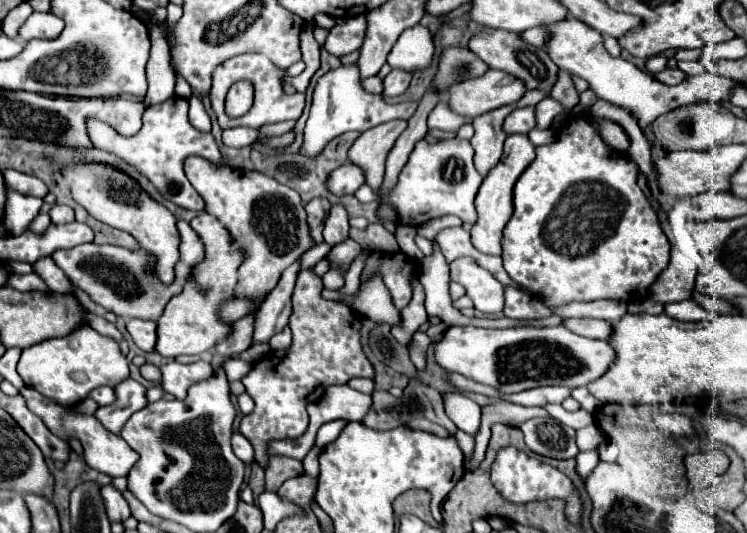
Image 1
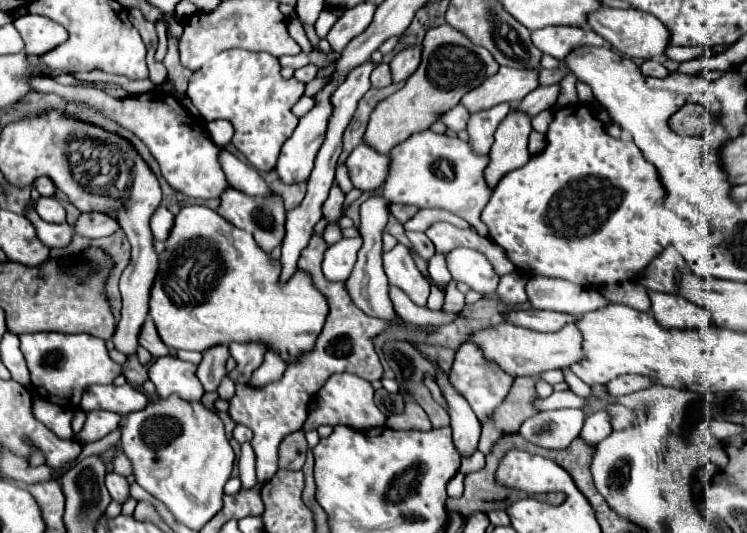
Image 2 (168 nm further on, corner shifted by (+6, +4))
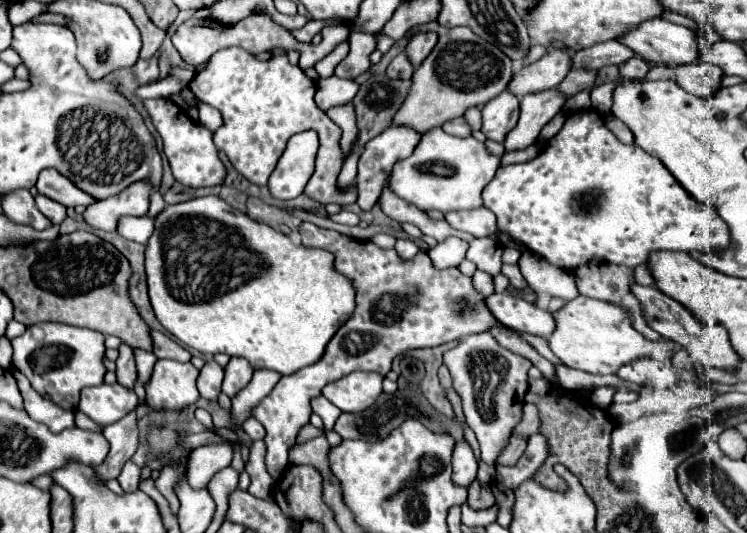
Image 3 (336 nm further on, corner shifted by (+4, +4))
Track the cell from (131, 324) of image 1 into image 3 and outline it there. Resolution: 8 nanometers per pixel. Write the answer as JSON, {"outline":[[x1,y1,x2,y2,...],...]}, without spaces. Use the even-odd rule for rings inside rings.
{"outline":[[150,331,152,335,152,343,154,343,154,349,152,353,158,357,158,359,174,359,174,361,190,361,190,353,180,347,174,339,170,339,166,333,160,333,160,331]]}

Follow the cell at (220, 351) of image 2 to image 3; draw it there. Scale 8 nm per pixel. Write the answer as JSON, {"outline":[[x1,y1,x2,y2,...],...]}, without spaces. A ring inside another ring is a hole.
{"outline":[[214,359,206,361,206,365,202,367,200,377,198,377,198,391,200,391,200,395,204,399,216,401,216,397,220,393,220,387,222,387,222,377,224,377,224,369]]}

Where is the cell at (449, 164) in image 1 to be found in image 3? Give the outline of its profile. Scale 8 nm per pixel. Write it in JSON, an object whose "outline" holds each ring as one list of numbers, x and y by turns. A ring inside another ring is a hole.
{"outline":[[434,127,420,137,420,143,408,159,396,163,390,177,390,191,424,211,478,209,482,207,482,191,494,179,498,167,500,157,488,153,484,143,474,137,454,137,444,133,440,127]]}

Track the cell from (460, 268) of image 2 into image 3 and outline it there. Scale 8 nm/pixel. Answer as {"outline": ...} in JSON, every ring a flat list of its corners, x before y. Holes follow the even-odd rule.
{"outline":[[482,237,482,239,474,239,470,243,466,259,476,263,478,271,484,271,484,273,496,277,502,267,502,259,500,259,502,251,504,251,504,245,500,241,496,241,494,237]]}

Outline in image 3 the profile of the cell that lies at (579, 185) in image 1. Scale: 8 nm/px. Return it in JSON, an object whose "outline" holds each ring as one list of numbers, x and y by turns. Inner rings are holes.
{"outline":[[588,109,588,111,576,111,572,115,568,115,566,123,562,125,560,133,556,137,552,137,544,151,540,151,540,155,532,161,526,163,516,163,516,165,506,165,500,167,496,171,496,177,488,183,488,187,482,193,484,199,484,207,488,207,498,221,498,231,510,235,512,239,516,239,518,243,522,243,524,247,528,247,532,253,540,255,542,259,546,259,550,265,560,267,564,271,574,271,576,267,582,265,590,265,594,261,602,261,602,263,614,263,614,265,626,265,626,267,638,267,642,263,648,261,650,253,654,251,702,251,702,253,716,253,728,247,730,243,730,233,728,233,728,225,720,219,720,215,716,215,714,207,708,207,704,203,696,203,696,199,690,199,690,195,680,187,680,183,666,171,666,167,662,165,660,159,644,153,638,145,624,145,616,139,616,135,612,131,608,131,608,127,604,125,604,119,598,111]]}

